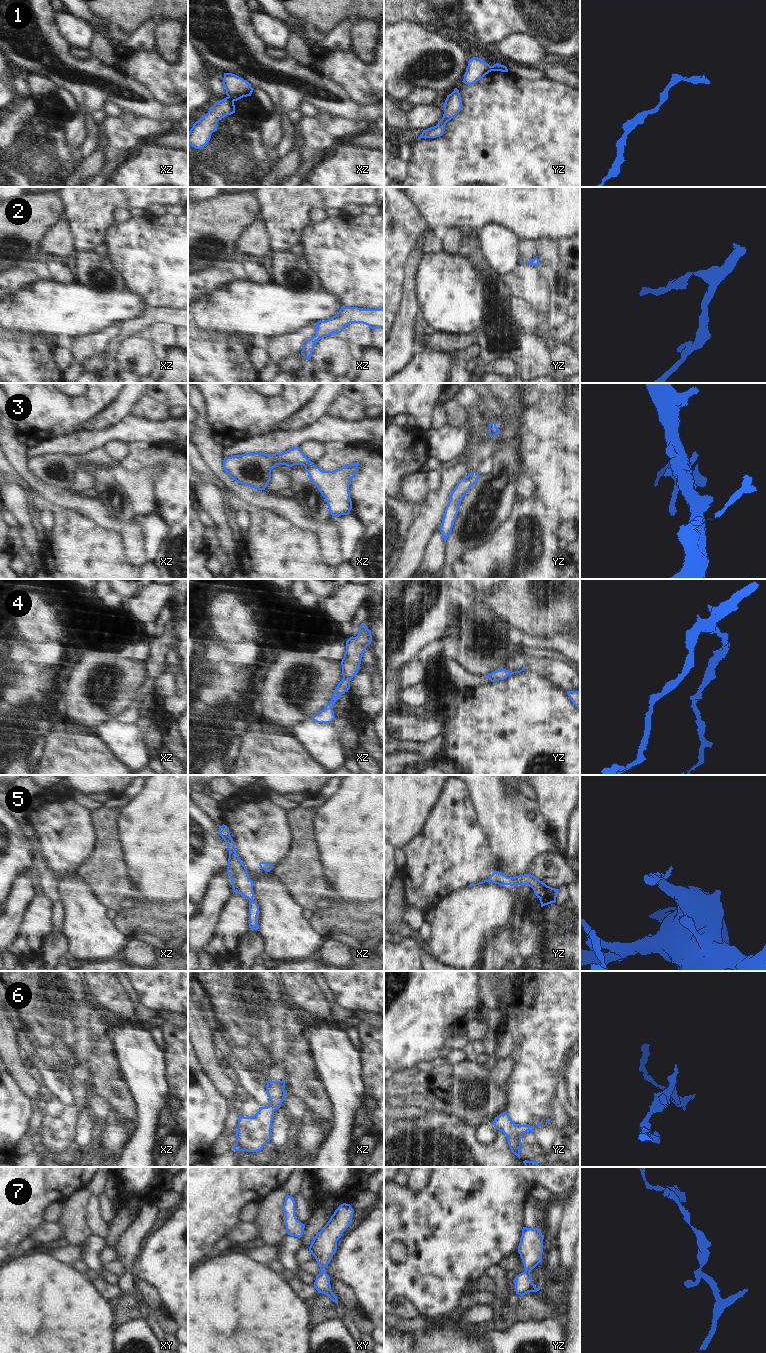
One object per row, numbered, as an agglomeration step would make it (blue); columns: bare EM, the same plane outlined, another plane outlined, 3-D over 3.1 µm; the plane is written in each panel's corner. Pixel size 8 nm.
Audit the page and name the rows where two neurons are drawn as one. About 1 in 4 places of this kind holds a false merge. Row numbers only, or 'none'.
1

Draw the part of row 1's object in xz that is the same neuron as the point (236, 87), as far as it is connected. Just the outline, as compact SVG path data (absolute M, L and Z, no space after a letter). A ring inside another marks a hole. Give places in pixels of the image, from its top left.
M224 73L223 85L226 95L233 101L251 96L254 90L246 80L232 73Z

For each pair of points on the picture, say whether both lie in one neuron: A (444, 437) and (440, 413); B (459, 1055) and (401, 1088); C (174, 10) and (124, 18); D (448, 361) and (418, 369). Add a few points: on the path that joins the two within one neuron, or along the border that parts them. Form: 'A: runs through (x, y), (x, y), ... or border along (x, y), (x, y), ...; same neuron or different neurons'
A: border along (446, 424), (438, 429), (432, 428); different neurons
B: border along (469, 1058), (466, 1061), (453, 1064), (445, 1062); different neurons
C: runs through (162, 10), (136, 10); same neuron
D: runs through (441, 363), (433, 369), (425, 369); same neuron

